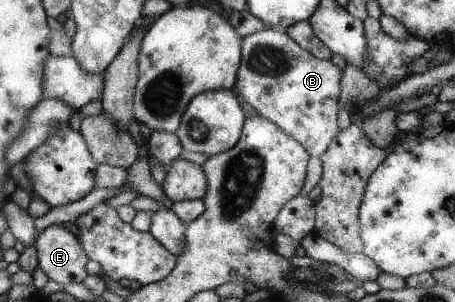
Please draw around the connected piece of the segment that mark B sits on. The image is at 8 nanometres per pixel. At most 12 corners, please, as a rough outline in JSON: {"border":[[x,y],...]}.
{"border":[[285,31],[240,41],[237,87],[313,157],[339,68]]}

